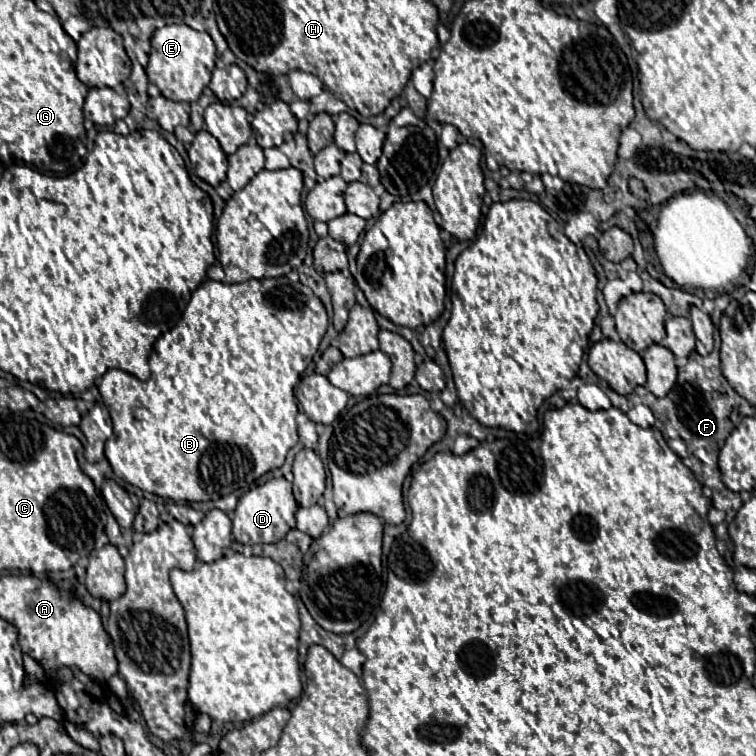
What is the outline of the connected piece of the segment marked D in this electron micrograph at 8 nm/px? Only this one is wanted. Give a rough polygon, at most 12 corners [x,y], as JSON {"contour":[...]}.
{"contour":[[285,477],[239,497],[233,537],[277,543],[295,527]]}

